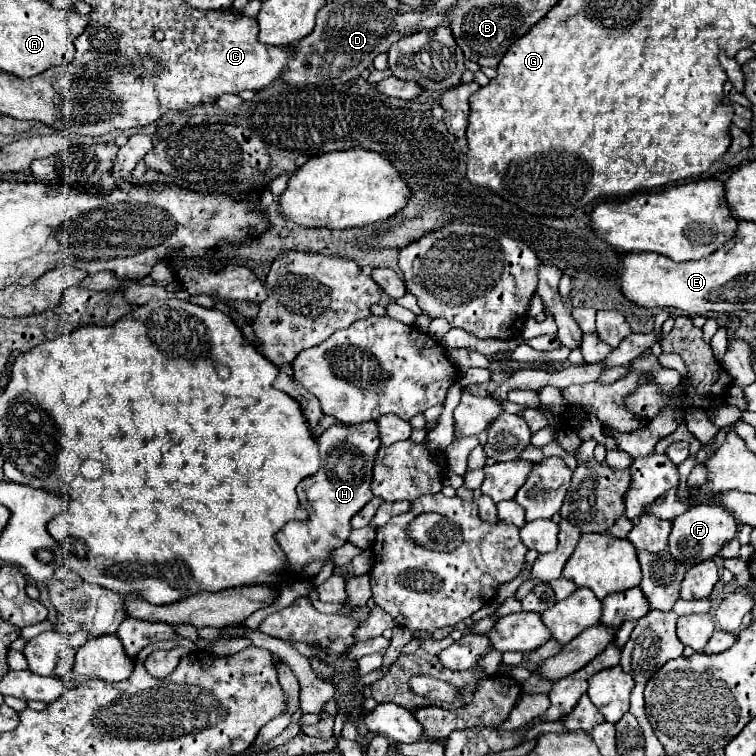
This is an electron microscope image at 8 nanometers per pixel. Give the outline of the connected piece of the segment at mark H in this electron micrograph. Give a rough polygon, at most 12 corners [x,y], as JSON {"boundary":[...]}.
{"boundary":[[377,422],[319,436],[321,468],[297,488],[307,522],[277,540],[315,576],[373,498]]}

